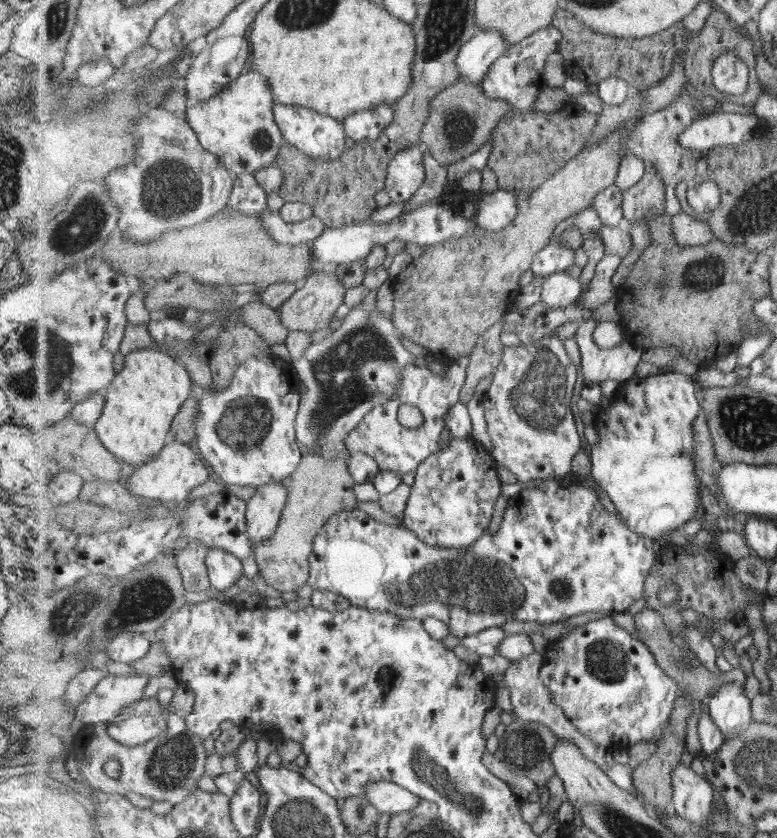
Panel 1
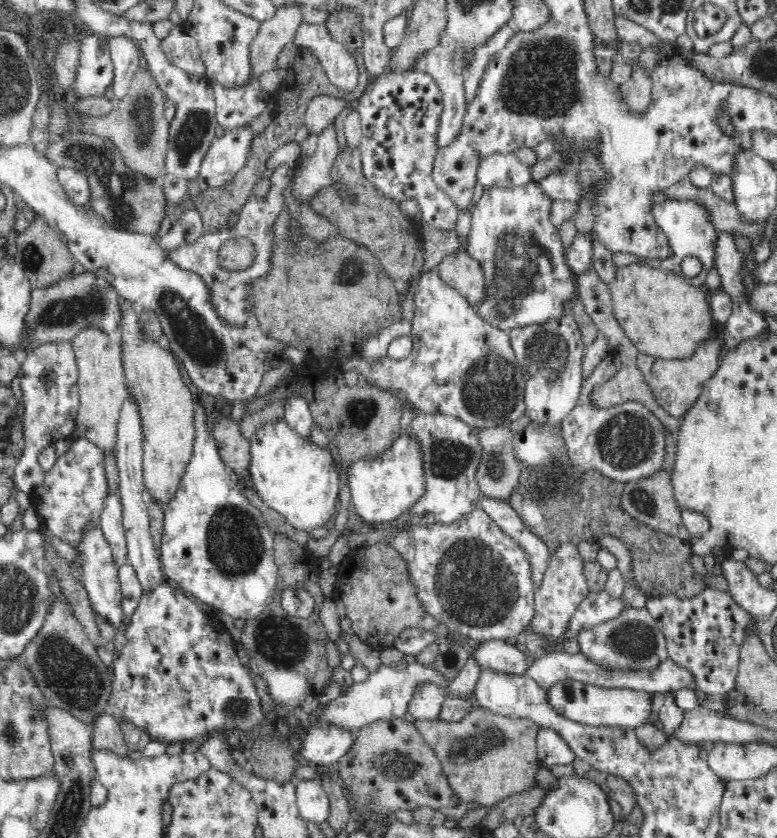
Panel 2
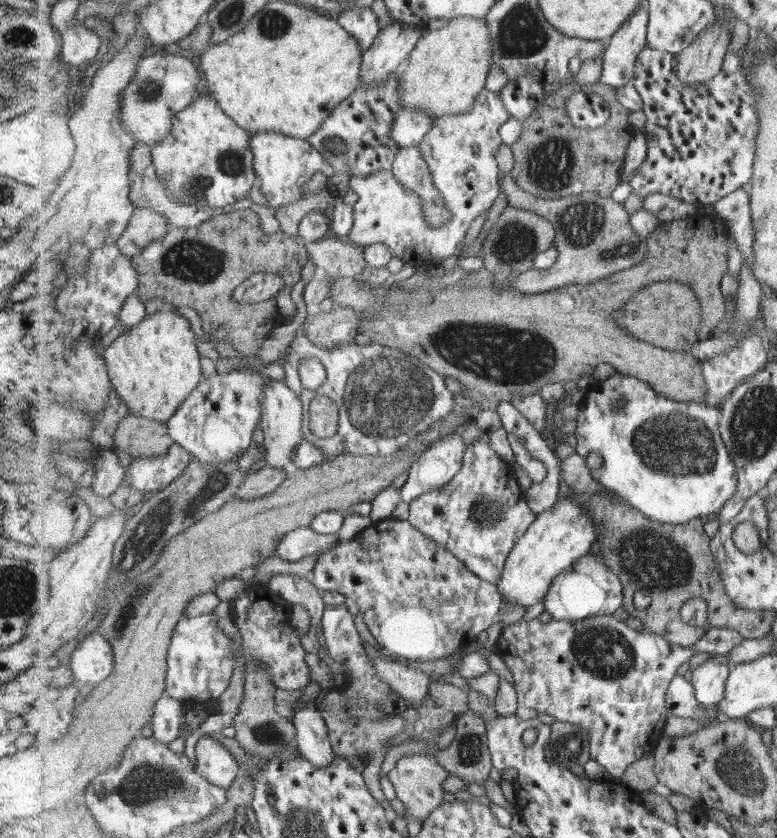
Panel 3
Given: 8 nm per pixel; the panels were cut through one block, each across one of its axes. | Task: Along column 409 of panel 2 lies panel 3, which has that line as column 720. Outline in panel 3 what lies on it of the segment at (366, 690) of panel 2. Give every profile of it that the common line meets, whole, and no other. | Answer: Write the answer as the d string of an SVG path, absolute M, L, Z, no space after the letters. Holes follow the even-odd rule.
M715 658L707 660L692 672L691 682L696 697L708 711L714 713L714 709L725 700L730 670L727 660Z

